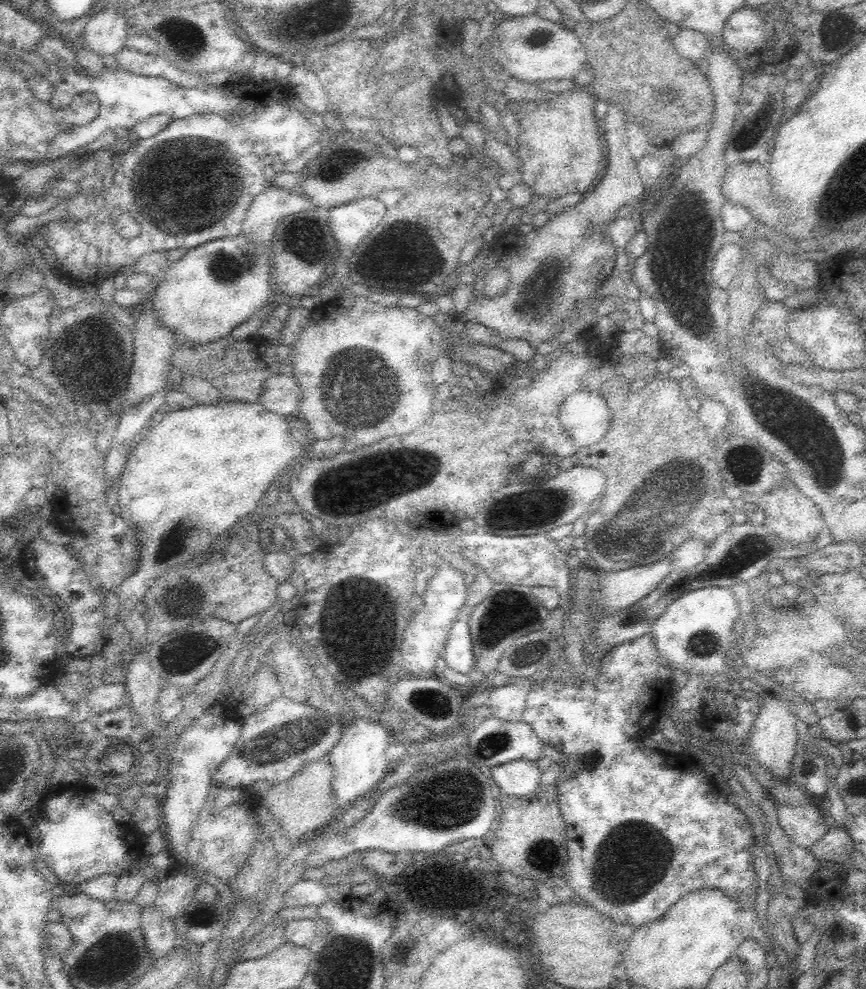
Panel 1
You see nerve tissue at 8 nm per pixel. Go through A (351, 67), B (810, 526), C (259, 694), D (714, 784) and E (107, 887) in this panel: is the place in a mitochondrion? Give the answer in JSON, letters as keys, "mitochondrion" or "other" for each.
{"A":"other","B":"other","C":"other","D":"other","E":"other"}

